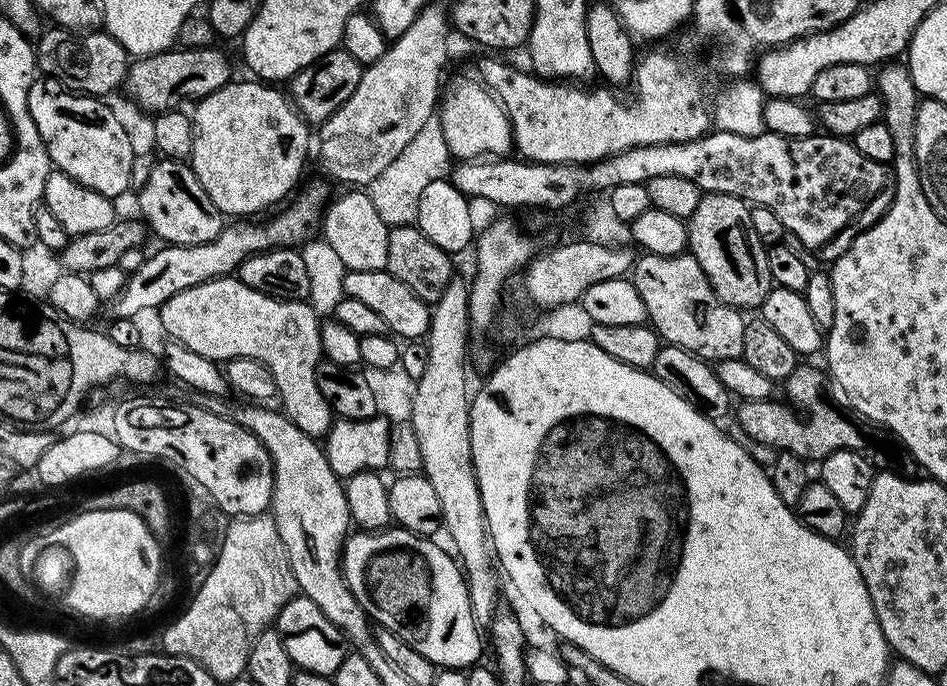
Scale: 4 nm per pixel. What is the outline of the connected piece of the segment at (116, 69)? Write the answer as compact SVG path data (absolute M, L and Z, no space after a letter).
M52 26L35 41L36 62L45 77L59 80L66 88L86 96L108 98L128 79L130 53L106 30L73 30Z

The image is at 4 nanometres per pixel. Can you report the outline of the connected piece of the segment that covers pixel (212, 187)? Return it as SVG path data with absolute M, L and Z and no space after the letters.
M255 78L247 79L233 79L226 86L214 90L214 94L203 96L195 105L196 112L193 111L191 113L192 125L194 126L194 150L190 161L192 169L198 178L198 182L202 182L202 190L206 190L206 194L210 194L210 202L214 202L214 206L218 206L218 210L223 212L225 217L228 218L252 218L255 217L252 216L255 212L264 212L267 208L274 207L279 200L285 199L284 201L287 201L293 195L292 187L299 182L300 175L304 172L304 163L308 160L308 131L310 131L308 121L301 116L300 111L297 110L291 99L285 93L283 96L276 89L279 87L273 86L268 82L261 82Z

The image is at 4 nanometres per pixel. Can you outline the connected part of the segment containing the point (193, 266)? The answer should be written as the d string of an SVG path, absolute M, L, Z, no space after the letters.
M323 179L316 180L300 197L297 195L295 199L287 205L281 216L276 216L268 225L252 224L256 222L232 222L229 223L218 234L218 238L214 238L210 242L202 242L201 244L164 244L160 249L151 256L145 255L142 266L138 266L138 270L134 270L124 281L124 289L117 294L115 300L111 301L112 316L121 320L130 320L139 317L139 312L144 312L147 308L158 310L170 298L174 298L174 294L178 294L182 290L190 290L190 286L198 286L202 282L210 282L218 280L222 276L235 273L239 269L241 262L247 256L253 256L259 252L266 252L269 248L291 248L300 246L300 243L311 234L312 231L319 229L322 224L322 217L330 204L330 195L328 196L328 188L323 184Z

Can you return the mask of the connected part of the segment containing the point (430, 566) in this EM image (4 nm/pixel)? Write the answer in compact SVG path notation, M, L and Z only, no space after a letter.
M389 526L383 530L356 530L349 535L344 541L344 550L342 553L342 567L344 569L344 577L350 586L350 590L354 594L354 598L358 598L360 605L364 607L364 613L368 615L379 627L389 628L391 632L397 632L399 636L411 642L416 649L426 658L430 658L430 662L436 665L437 669L443 670L446 668L455 668L457 670L467 670L477 663L476 660L480 656L480 651L483 650L486 644L480 641L481 625L476 623L475 616L471 610L471 600L468 597L468 581L465 580L465 574L462 571L461 565L457 563L451 556L447 556L442 549L436 545L435 539L419 536L413 532L407 532L399 526Z

